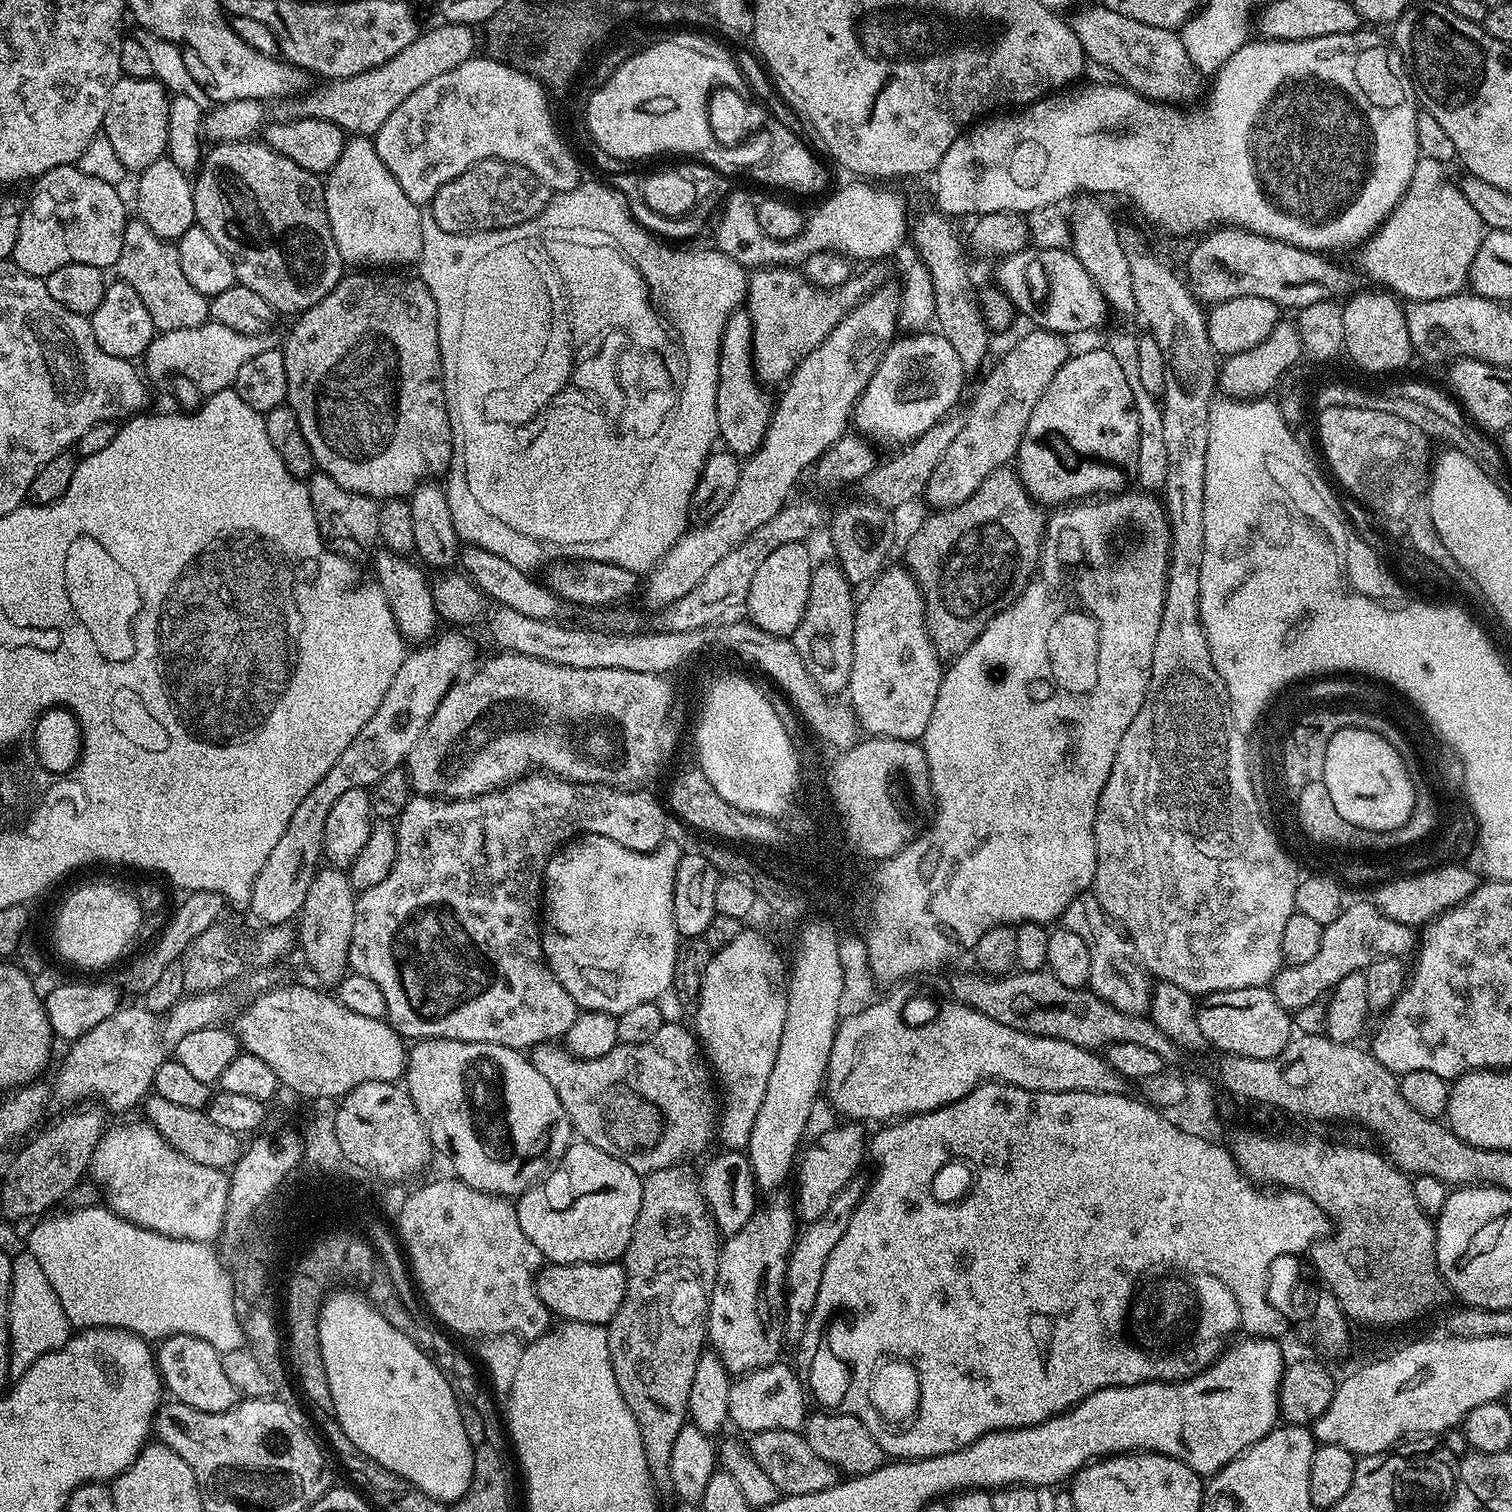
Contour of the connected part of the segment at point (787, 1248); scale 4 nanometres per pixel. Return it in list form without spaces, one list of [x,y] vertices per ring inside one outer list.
[[[778,1196],[757,1209],[746,1226],[738,1234],[727,1237],[721,1247],[715,1288],[708,1307],[707,1339],[729,1375],[748,1375],[781,1357],[785,1272],[797,1235],[798,1218],[791,1199]]]

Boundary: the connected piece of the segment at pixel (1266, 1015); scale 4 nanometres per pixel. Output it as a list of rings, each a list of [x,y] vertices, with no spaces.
[[[1271,987],[1247,988],[1246,990],[1230,990],[1229,992],[1212,992],[1199,1001],[1196,1017],[1198,1026],[1202,1026],[1202,1034],[1209,1045],[1213,1044],[1224,1054],[1245,1056],[1246,1058],[1274,1058],[1280,1056],[1282,1050],[1294,1039],[1294,1020],[1288,1009],[1282,1007],[1278,998],[1274,998]]]

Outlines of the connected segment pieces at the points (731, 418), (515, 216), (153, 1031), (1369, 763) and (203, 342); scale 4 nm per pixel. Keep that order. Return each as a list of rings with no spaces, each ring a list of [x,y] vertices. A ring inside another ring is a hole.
[[[747,307],[732,310],[722,330],[722,346],[718,354],[717,418],[719,439],[723,447],[736,456],[747,458],[762,446],[772,421],[774,396],[756,379],[752,367],[752,323]]]
[[[491,159],[470,166],[446,182],[430,201],[434,222],[447,232],[502,232],[534,219],[548,204],[550,189],[526,166]]]
[[[227,991],[197,992],[189,1000],[180,1000],[161,1022],[152,1012],[144,1008],[121,1006],[110,1014],[94,1030],[71,1041],[64,1065],[56,1076],[54,1100],[64,1106],[76,1106],[81,1102],[92,1102],[97,1096],[99,1103],[109,1113],[124,1112],[141,1103],[153,1091],[154,1074],[162,1062],[175,1053],[176,1047],[186,1034],[210,1028],[221,1023],[228,1008]]]
[[[1348,728],[1332,740],[1328,751],[1328,787],[1332,788],[1331,801],[1346,822],[1367,832],[1386,832],[1402,826],[1411,816],[1415,804],[1415,788],[1398,751],[1378,734],[1361,728]]]
[[[209,322],[202,326],[190,326],[186,330],[170,330],[153,335],[150,346],[142,357],[143,371],[148,371],[147,379],[156,384],[165,384],[178,399],[183,407],[188,410],[195,409],[204,403],[208,397],[218,394],[224,388],[232,388],[238,378],[238,370],[254,358],[254,354],[262,354],[268,348],[273,347],[274,340],[271,335],[251,336],[250,334],[238,334],[238,330],[230,330],[230,326],[222,326],[215,322]]]

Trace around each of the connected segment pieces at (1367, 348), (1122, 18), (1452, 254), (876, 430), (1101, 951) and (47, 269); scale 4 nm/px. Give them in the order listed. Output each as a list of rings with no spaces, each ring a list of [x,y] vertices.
[[[1357,291],[1347,301],[1349,304],[1343,305],[1344,346],[1346,356],[1358,367],[1365,368],[1368,372],[1396,372],[1414,360],[1410,330],[1406,326],[1405,305],[1388,293],[1391,291],[1380,291],[1384,292]]]
[[[1103,6],[1088,8],[1085,12],[1078,13],[1076,17],[1071,17],[1070,23],[1076,32],[1078,42],[1082,42],[1085,57],[1091,63],[1093,60],[1096,64],[1105,64],[1116,75],[1113,77],[1119,78],[1127,87],[1133,88],[1147,100],[1167,102],[1176,106],[1181,103],[1179,100],[1192,100],[1199,94],[1202,76],[1190,62],[1190,56],[1186,54],[1184,44],[1180,41],[1179,31],[1150,26],[1146,22],[1126,18],[1126,14],[1118,14]]]
[[[1421,156],[1416,161],[1416,169],[1412,175],[1412,181],[1408,187],[1408,192],[1400,201],[1396,204],[1396,209],[1389,214],[1387,220],[1364,241],[1360,252],[1360,268],[1366,275],[1370,276],[1374,280],[1381,280],[1381,285],[1392,286],[1388,284],[1404,284],[1404,296],[1405,301],[1411,302],[1413,300],[1437,300],[1438,298],[1446,298],[1447,296],[1459,296],[1465,291],[1468,284],[1468,275],[1472,269],[1472,263],[1474,262],[1474,254],[1478,254],[1478,246],[1484,241],[1486,235],[1486,226],[1478,218],[1478,210],[1474,210],[1474,206],[1470,206],[1470,202],[1466,202],[1466,198],[1462,194],[1459,183],[1455,179],[1451,180],[1448,177],[1449,169],[1445,165],[1434,162],[1434,158],[1426,158]]]
[[[932,330],[901,335],[889,345],[876,373],[870,378],[869,384],[856,403],[855,431],[868,438],[884,435],[888,440],[904,440],[900,442],[917,440],[923,432],[930,430],[930,426],[939,424],[955,409],[952,407],[955,406],[956,399],[964,388],[964,379],[966,379],[966,373],[962,362],[958,362],[958,354],[954,354],[954,346],[950,346],[950,342],[946,342],[944,336]]]
[[[1095,894],[1074,898],[1074,902],[1066,906],[1062,926],[1066,930],[1074,930],[1074,934],[1086,942],[1086,950],[1090,950],[1090,978],[1087,987],[1098,998],[1110,1002],[1114,1010],[1122,1010],[1122,1014],[1145,1015],[1152,1001],[1153,977],[1134,942],[1104,913]]]
[[[63,164],[57,168],[46,170],[42,176],[35,177],[35,184],[36,189],[33,190],[32,197],[28,200],[28,205],[25,206],[24,212],[21,211],[19,213],[18,242],[14,242],[14,250],[10,257],[12,263],[17,264],[26,274],[41,278],[54,274],[54,270],[58,270],[58,266],[70,266],[71,264],[85,264],[86,266],[94,266],[101,270],[115,269],[118,262],[118,254],[122,254],[122,238],[130,219],[130,213],[124,209],[124,200],[120,197],[121,189],[110,182],[102,182],[102,178],[90,178],[90,174],[82,174],[82,170],[76,164]]]

